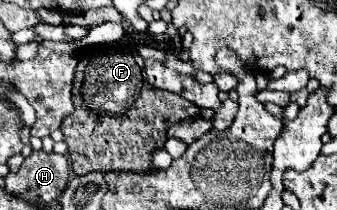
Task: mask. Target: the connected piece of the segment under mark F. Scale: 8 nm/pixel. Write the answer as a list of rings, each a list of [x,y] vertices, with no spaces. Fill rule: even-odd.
[[[83,50],[73,80],[73,106],[75,110],[65,116],[61,132],[77,176],[109,170],[147,172],[151,168],[151,152],[163,148],[167,140],[167,128],[183,118],[199,116],[199,108],[189,100],[151,88],[143,76],[143,58],[129,50]]]

